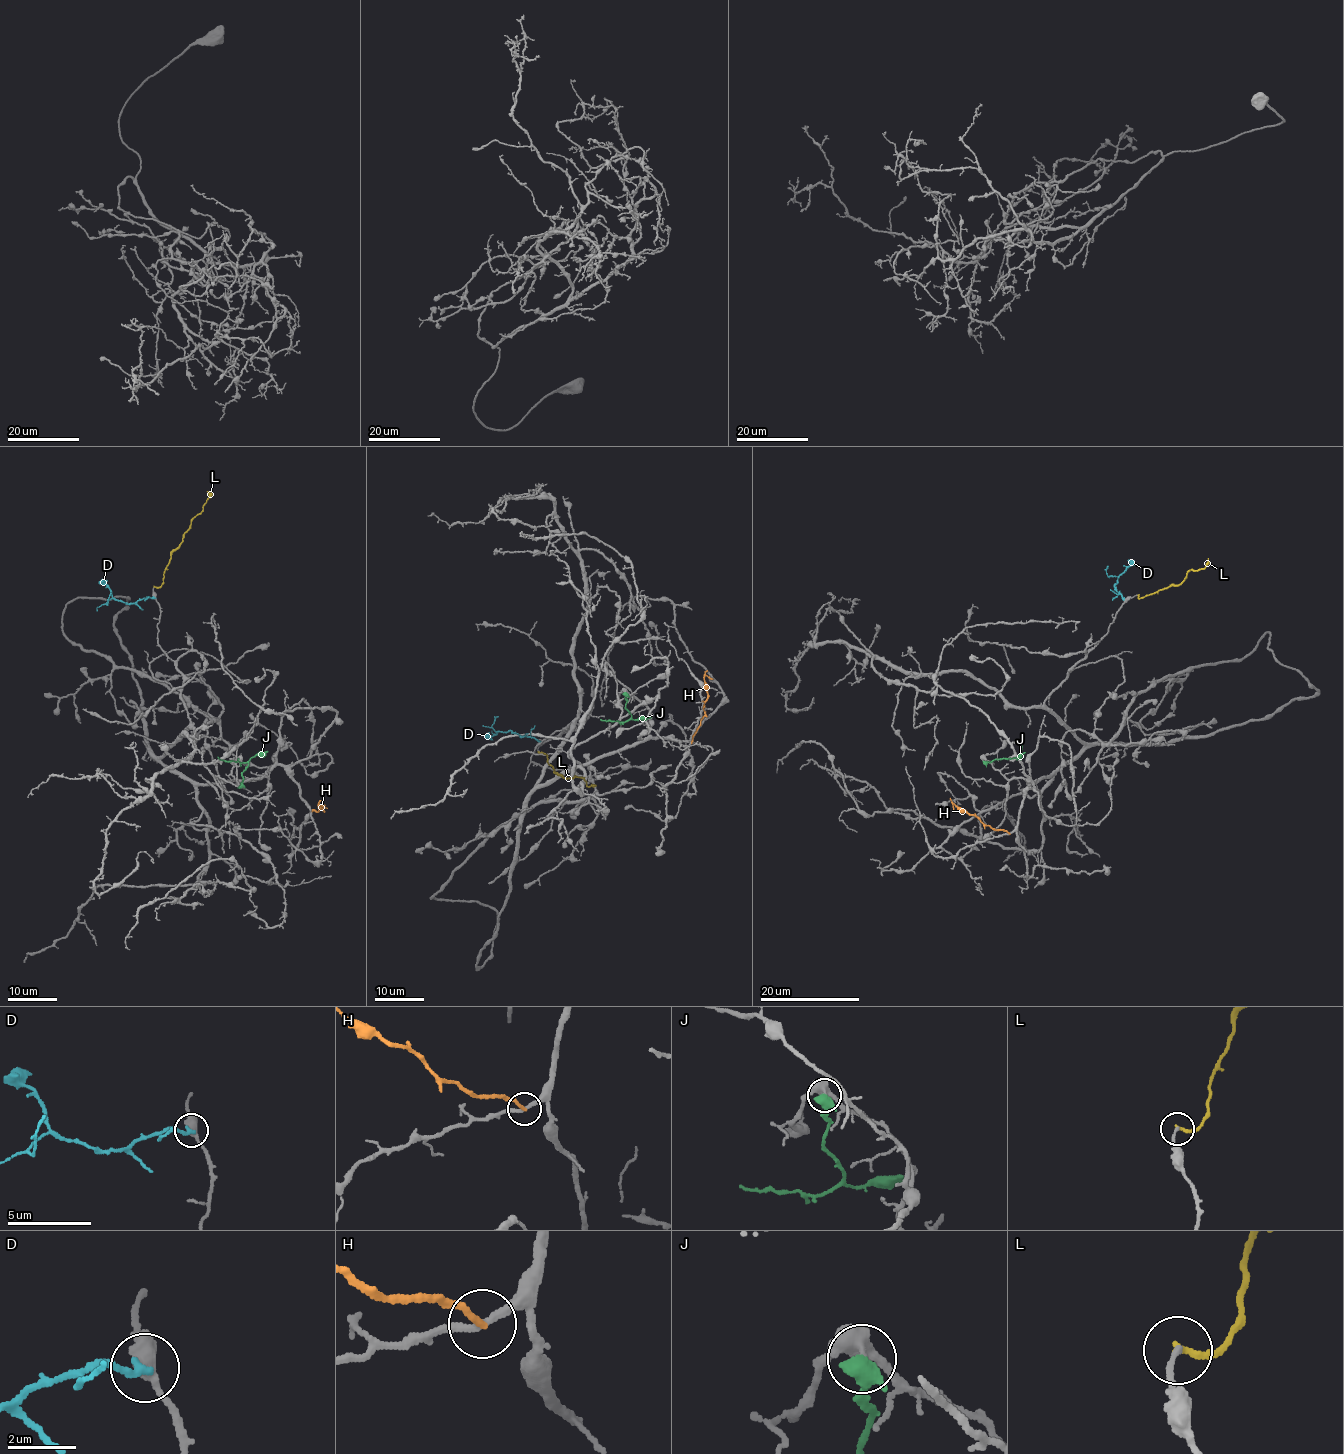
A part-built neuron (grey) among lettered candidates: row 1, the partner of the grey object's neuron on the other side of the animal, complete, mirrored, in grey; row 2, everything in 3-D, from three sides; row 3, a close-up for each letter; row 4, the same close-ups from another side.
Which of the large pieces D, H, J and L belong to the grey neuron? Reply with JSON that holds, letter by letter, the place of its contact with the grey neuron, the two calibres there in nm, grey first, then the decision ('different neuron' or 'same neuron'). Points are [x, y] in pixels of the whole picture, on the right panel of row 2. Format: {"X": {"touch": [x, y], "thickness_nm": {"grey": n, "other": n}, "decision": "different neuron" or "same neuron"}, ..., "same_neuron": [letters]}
{"D": {"touch": [1123, 599], "thickness_nm": {"grey": 380, "other": 240}, "decision": "different neuron"}, "H": {"touch": [1009, 833], "thickness_nm": {"grey": 220, "other": 200}, "decision": "different neuron"}, "J": {"touch": [983, 761], "thickness_nm": {"grey": 360, "other": 600}, "decision": "different neuron"}, "L": {"touch": [1138, 595], "thickness_nm": {"grey": 150, "other": 180}, "decision": "same neuron"}, "same_neuron": ["L"]}

